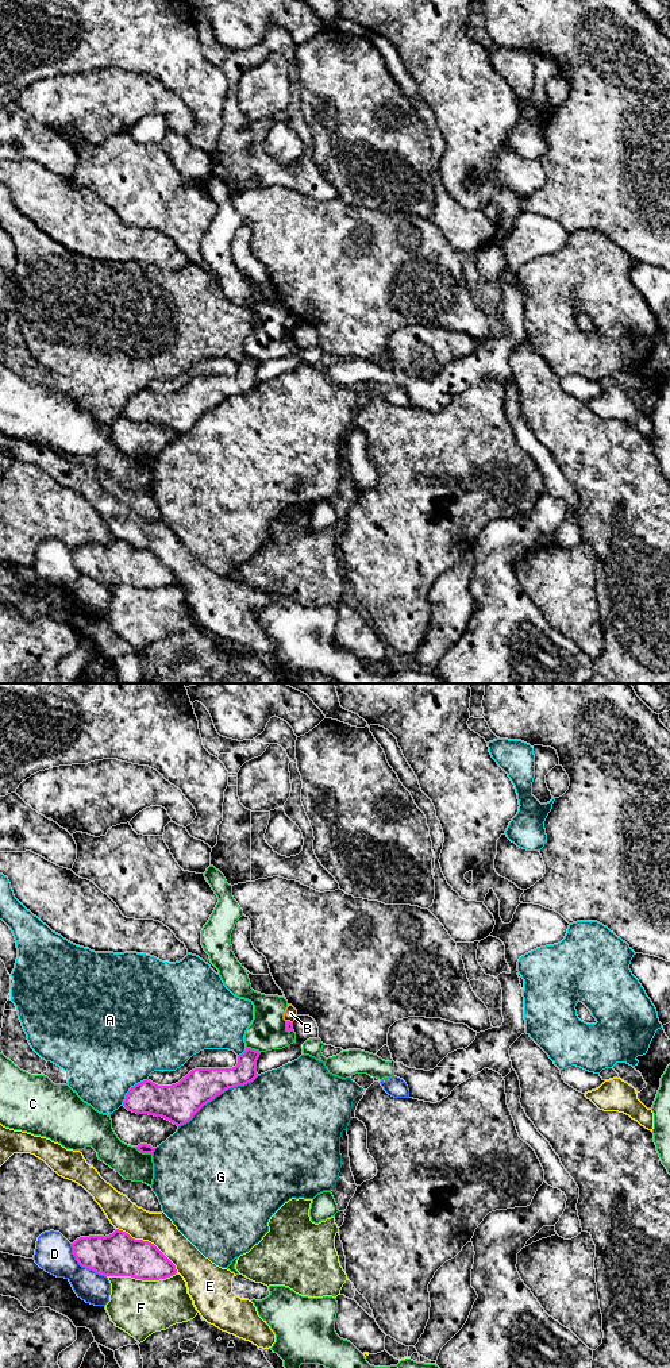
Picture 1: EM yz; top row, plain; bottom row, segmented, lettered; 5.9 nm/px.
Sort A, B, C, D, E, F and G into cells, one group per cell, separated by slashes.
A / B E / C / D / F / G

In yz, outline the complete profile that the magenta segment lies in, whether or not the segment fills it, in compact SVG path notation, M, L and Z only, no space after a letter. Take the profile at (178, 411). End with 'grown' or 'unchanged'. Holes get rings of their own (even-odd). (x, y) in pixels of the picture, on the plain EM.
M246 357L232 377L195 377L178 392L158 394L143 389L126 404L123 415L136 423L162 425L177 435L189 431L208 411L228 397L253 390L261 361Z; unchanged

